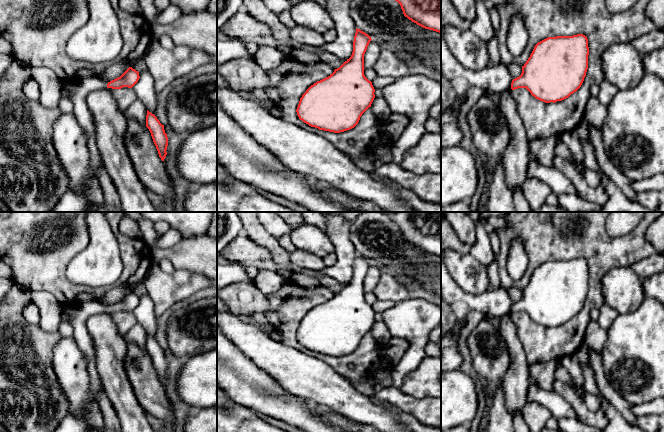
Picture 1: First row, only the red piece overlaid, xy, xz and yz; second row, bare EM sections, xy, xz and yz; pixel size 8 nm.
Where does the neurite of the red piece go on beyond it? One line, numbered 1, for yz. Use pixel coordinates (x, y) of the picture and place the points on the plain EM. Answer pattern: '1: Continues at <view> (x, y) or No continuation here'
1: No continuation here

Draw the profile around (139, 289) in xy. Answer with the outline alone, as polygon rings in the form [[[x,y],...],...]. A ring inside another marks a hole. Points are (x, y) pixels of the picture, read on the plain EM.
[[[143,282],[130,287],[130,291],[135,293],[139,297],[147,294],[147,291],[146,291],[146,288],[145,288]]]

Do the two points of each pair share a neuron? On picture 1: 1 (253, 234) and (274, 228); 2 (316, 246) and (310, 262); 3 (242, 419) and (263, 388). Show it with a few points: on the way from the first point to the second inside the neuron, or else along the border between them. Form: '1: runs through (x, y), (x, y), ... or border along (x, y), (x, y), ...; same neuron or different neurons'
1: border along (260, 222), (277, 239); different neurons
2: border along (297, 248), (309, 251), (322, 258); different neurons
3: border along (233, 401), (251, 408), (259, 415); different neurons

